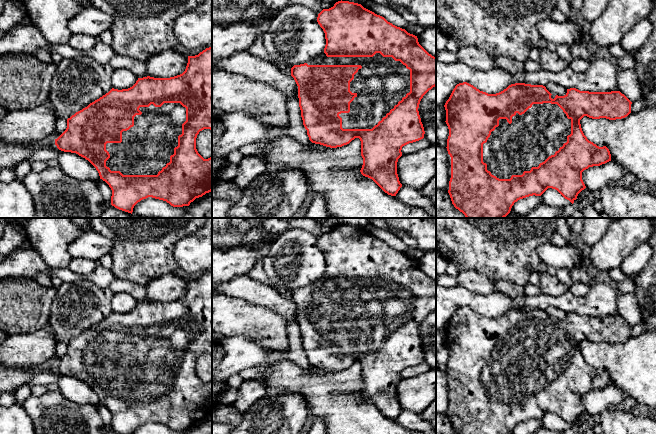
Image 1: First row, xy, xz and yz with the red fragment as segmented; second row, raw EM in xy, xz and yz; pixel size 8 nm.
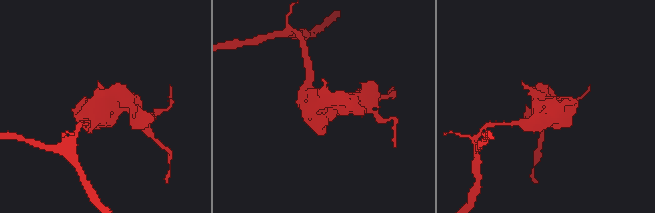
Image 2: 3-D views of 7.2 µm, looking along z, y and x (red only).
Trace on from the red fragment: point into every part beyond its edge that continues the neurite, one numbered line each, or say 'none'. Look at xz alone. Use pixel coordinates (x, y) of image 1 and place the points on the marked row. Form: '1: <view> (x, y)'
1: xz (382, 82)

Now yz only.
1: yz (511, 149)

